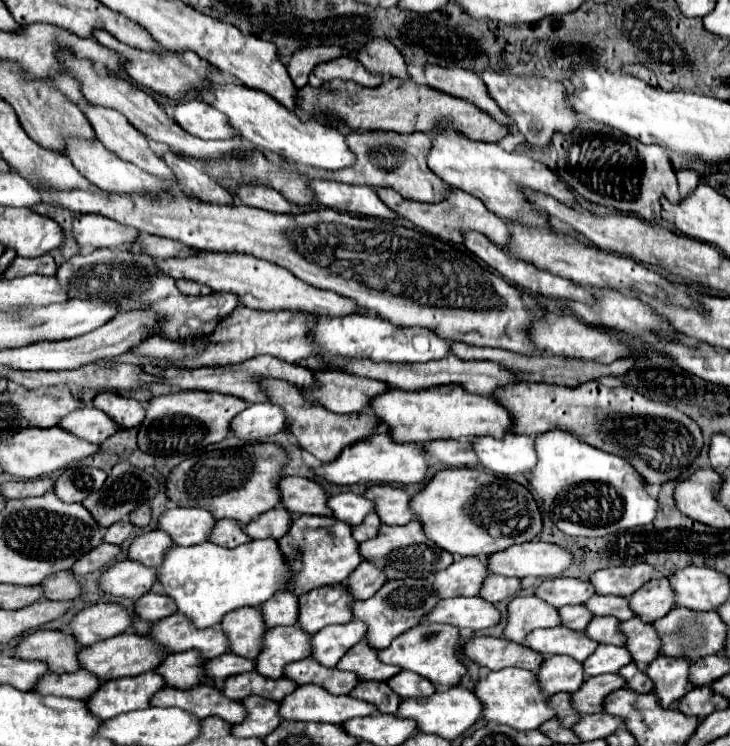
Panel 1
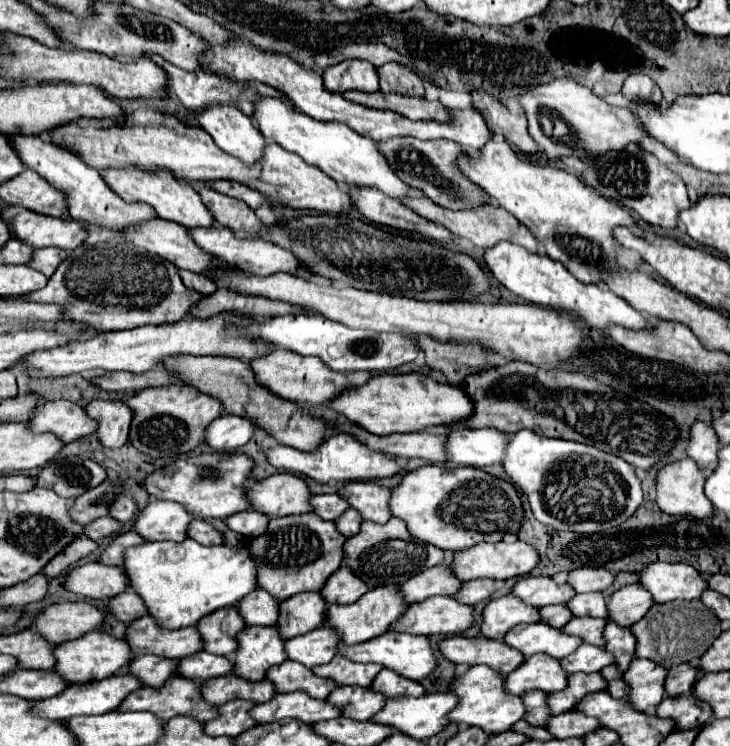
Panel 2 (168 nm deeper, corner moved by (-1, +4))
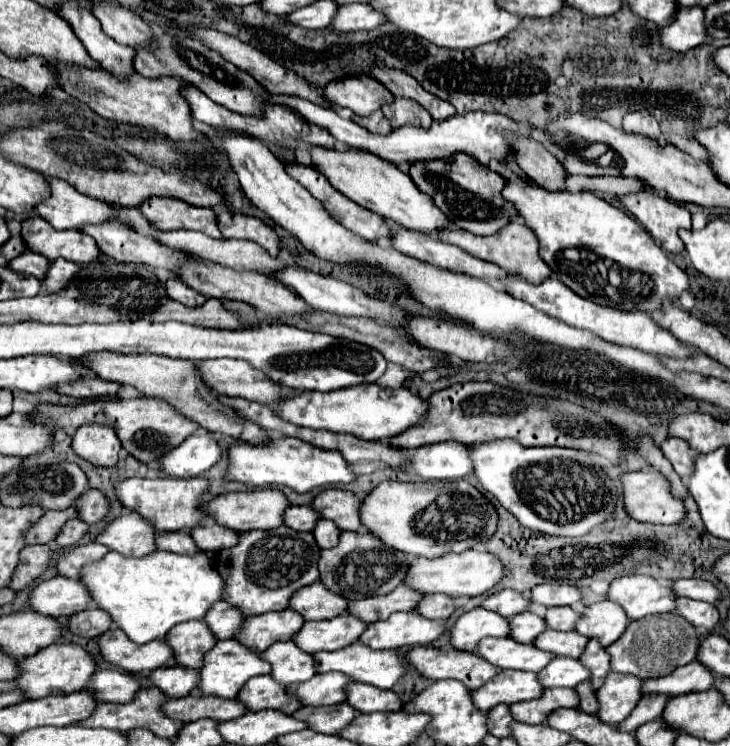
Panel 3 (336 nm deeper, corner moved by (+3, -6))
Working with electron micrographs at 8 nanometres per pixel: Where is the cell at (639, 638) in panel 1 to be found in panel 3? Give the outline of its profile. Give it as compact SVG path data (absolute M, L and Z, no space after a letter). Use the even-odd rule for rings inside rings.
M593 638L589 642L589 646L585 648L585 654L581 656L581 662L585 662L585 666L589 666L591 670L591 684L595 690L599 690L607 678L607 674L611 672L611 656L607 654L607 650L599 644L597 638Z

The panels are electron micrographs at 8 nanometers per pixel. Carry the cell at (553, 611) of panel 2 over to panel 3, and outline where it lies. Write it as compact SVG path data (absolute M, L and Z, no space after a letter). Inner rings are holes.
M533 612L517 614L517 618L511 618L511 626L513 626L511 636L517 638L517 642L535 642L535 638L547 630L545 618Z

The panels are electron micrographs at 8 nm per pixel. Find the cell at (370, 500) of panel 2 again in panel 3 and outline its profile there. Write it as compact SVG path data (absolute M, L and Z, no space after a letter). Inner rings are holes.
M323 490L311 506L323 518L333 520L341 530L363 530L361 500L349 490Z

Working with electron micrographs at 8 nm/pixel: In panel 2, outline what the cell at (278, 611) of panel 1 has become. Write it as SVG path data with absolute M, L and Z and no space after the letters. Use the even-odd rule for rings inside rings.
M261 588L253 594L249 592L249 596L245 596L241 604L235 604L235 608L241 612L245 626L273 626L279 616L279 602Z

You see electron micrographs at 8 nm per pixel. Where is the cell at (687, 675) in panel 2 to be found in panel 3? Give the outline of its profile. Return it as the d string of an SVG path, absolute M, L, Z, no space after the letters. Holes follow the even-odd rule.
M647 694L645 698L641 698L641 706L637 706L637 710L633 710L633 716L629 716L629 722L619 724L621 730L637 730L641 724L659 718L663 714L667 702L669 702L667 694Z

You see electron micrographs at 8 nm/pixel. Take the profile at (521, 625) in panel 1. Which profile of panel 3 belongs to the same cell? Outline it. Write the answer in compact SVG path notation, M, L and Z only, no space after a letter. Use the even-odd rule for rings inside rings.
M475 608L457 620L451 632L451 644L457 650L475 652L483 638L509 636L509 634L511 634L511 626L507 618L503 618L493 610Z

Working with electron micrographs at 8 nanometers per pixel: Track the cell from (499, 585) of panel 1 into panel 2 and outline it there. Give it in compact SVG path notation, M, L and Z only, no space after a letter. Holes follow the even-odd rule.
M483 578L483 580L469 580L469 582L463 582L461 586L461 592L455 594L455 600L463 600L465 604L477 604L485 598L489 598L495 590L495 582L489 580L489 578Z

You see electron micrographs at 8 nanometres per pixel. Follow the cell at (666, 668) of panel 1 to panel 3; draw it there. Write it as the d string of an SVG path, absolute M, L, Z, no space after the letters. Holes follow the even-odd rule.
M611 672L609 678L605 680L605 686L597 690L597 698L599 698L597 716L603 722L621 724L643 698L643 680L631 674Z

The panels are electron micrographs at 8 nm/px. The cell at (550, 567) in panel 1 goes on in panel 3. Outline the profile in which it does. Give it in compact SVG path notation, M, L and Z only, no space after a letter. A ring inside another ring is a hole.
M467 550L461 554L445 554L441 558L417 558L413 566L409 566L409 586L423 592L443 592L449 596L479 596L495 588L503 578L507 576L507 568L503 562L491 554L491 552L479 552L479 550Z

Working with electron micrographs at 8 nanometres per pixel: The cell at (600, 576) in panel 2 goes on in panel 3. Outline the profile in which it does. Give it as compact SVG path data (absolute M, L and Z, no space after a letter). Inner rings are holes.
M551 582L551 584L541 584L541 586L533 588L531 600L535 604L543 604L547 608L571 606L575 602L581 602L581 590L577 586L569 586L565 582Z

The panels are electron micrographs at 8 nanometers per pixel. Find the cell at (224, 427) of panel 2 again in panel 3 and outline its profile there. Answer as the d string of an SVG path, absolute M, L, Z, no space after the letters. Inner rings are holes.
M189 436L177 450L161 458L159 466L177 478L193 478L207 472L221 460L221 446L211 436Z

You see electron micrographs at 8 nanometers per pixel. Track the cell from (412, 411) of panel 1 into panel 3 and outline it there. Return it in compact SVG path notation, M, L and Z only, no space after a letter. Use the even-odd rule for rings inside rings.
M361 384L351 386L347 390L333 390L333 392L303 392L289 402L279 404L277 412L299 426L309 426L315 430L329 430L329 432L345 432L357 434L363 440L383 440L393 438L409 426L417 426L427 418L429 402L423 400L419 394L411 392L409 388L383 388L379 384Z

